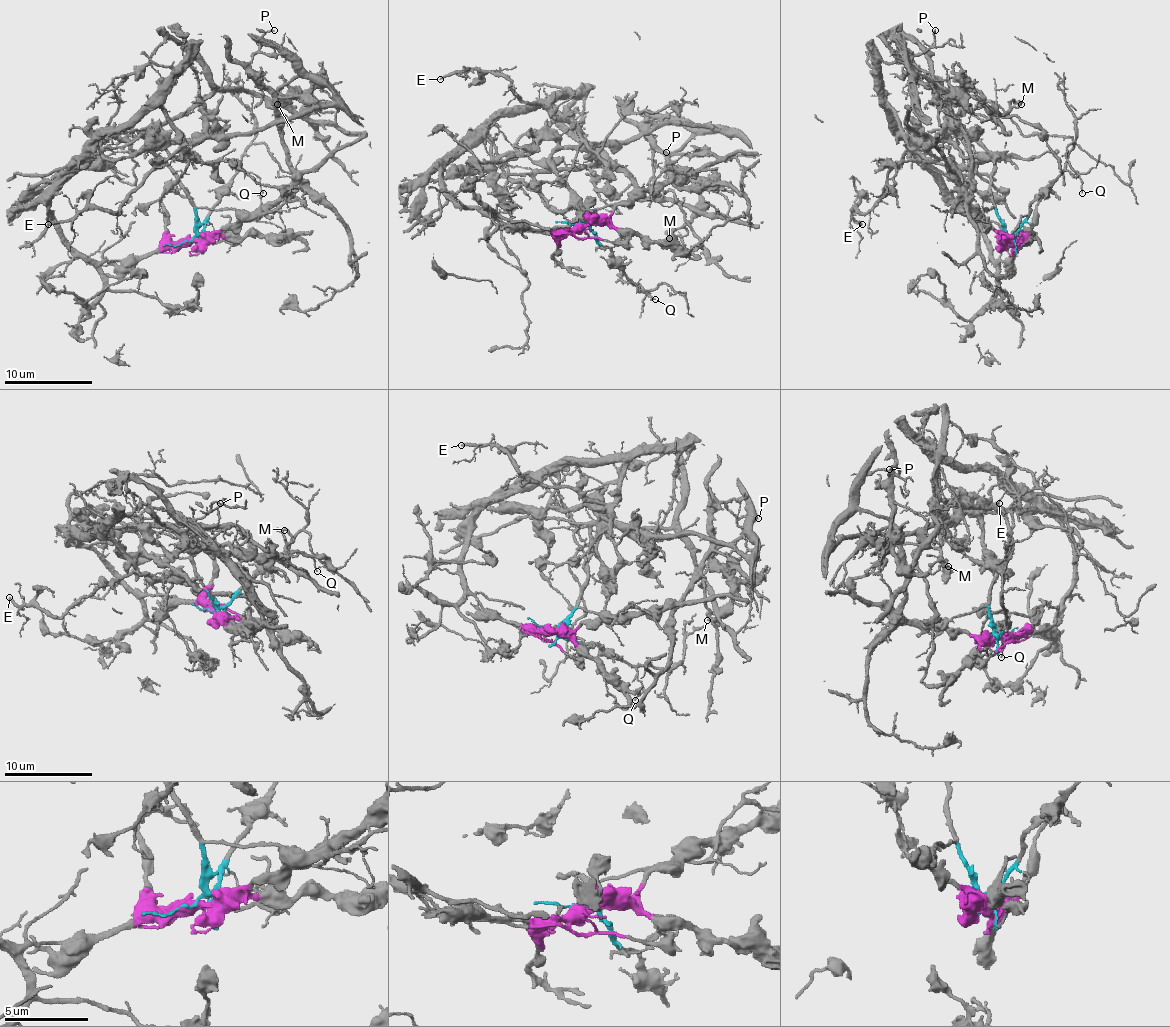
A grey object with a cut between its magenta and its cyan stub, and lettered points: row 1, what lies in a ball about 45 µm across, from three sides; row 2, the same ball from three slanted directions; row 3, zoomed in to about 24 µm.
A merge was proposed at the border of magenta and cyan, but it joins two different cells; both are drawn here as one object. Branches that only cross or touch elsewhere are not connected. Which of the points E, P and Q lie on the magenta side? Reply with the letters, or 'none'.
E, P

